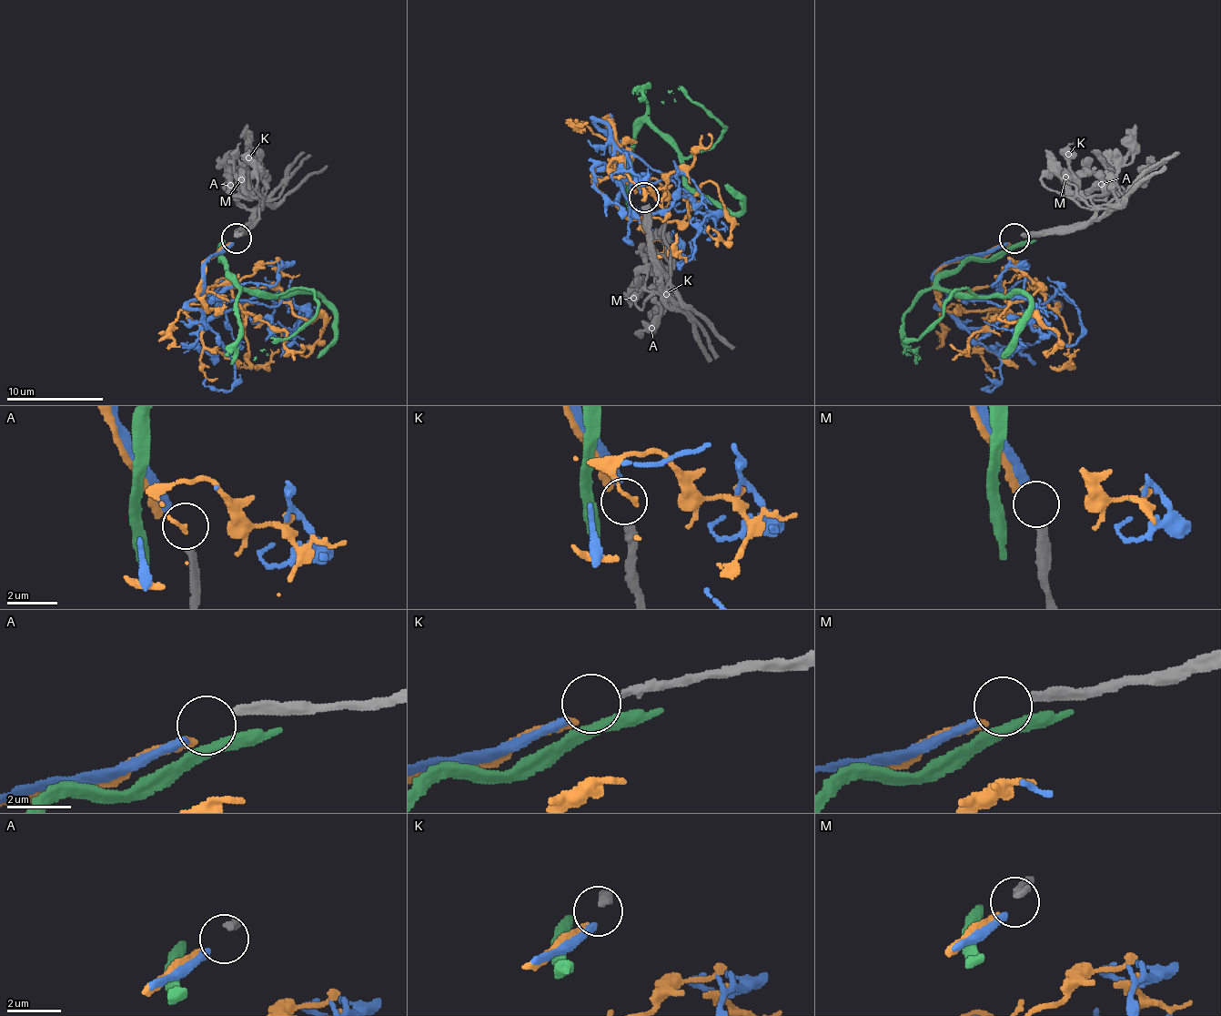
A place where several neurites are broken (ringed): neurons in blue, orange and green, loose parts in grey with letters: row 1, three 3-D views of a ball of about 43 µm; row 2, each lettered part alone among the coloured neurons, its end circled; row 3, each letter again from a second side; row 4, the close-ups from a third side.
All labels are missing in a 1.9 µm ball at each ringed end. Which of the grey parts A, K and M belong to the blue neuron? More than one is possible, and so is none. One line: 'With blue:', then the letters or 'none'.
With blue: M

